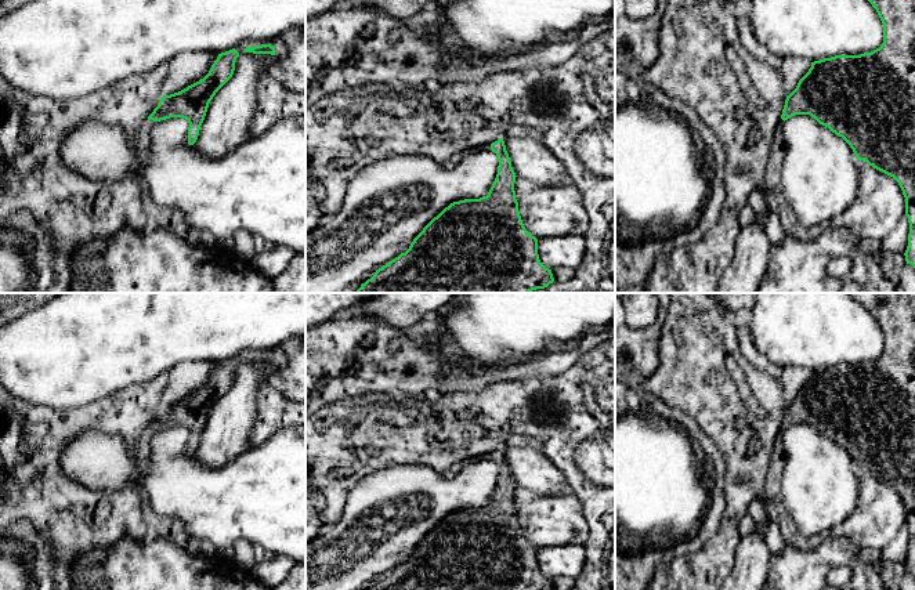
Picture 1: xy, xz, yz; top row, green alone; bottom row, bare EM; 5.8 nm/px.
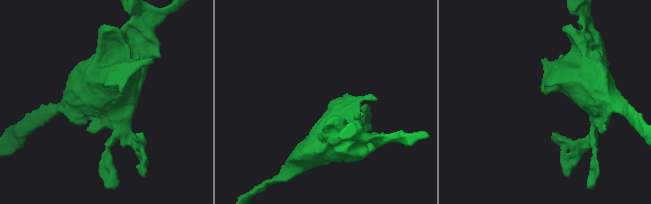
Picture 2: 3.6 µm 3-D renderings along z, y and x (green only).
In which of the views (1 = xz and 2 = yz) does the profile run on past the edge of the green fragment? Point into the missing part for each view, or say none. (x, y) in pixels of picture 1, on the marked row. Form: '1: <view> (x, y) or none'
1: xz (456, 158)
2: none

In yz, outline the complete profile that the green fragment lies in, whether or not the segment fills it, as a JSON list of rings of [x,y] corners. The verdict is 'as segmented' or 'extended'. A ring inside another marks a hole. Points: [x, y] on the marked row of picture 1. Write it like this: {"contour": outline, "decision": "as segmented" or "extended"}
{"contour": [[[868,0],[883,23],[883,43],[879,48],[860,55],[835,55],[811,62],[796,88],[786,95],[781,119],[810,115],[820,124],[842,137],[858,160],[893,177],[905,198],[909,222],[907,264],[915,268],[915,0]]], "decision": "as segmented"}

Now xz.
{"contour": [[[504,140],[455,153],[449,164],[466,155],[496,153],[496,178],[487,196],[451,203],[413,239],[409,249],[379,268],[357,293],[531,293],[554,282],[538,254],[538,239],[524,227],[516,199],[516,173]]], "decision": "extended"}

